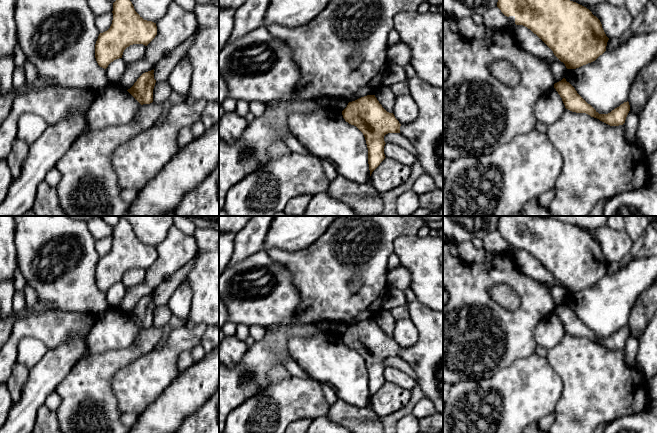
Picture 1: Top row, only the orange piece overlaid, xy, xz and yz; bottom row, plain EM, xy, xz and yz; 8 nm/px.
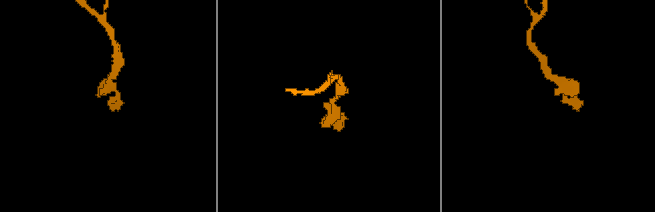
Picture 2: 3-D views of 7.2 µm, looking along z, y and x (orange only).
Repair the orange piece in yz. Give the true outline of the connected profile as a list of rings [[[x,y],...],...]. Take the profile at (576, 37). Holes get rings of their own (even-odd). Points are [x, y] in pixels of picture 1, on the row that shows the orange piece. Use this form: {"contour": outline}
{"contour": [[[498,0],[497,7],[508,17],[509,29],[523,25],[536,34],[565,64],[576,69],[595,61],[606,51],[609,38],[600,20],[586,7],[570,0]]]}

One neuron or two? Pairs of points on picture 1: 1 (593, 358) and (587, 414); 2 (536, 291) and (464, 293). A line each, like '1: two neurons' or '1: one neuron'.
1: one neuron
2: one neuron

